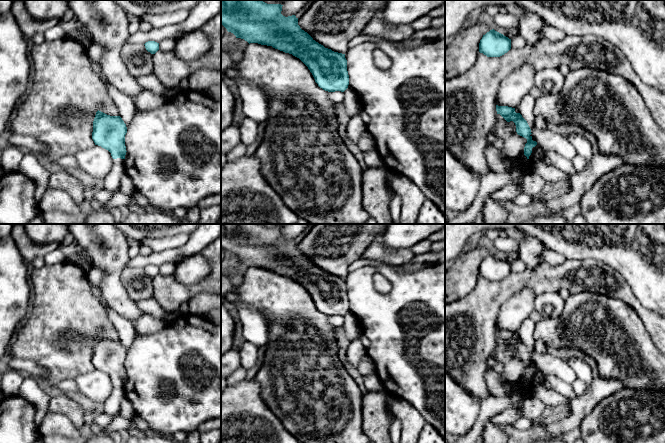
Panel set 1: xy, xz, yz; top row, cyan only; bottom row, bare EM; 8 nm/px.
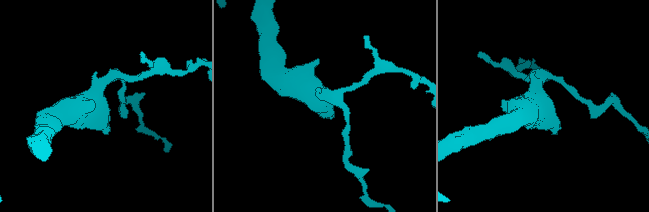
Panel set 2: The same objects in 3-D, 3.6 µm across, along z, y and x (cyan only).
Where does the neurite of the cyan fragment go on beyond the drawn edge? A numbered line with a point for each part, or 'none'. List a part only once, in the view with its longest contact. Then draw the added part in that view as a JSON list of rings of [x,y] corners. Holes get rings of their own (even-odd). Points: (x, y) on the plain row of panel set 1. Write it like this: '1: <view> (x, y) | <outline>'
none

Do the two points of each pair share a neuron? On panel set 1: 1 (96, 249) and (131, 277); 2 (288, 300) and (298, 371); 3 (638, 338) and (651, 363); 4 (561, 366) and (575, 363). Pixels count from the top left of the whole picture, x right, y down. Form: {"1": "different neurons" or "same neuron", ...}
{"1": "different neurons", "2": "same neuron", "3": "same neuron", "4": "different neurons"}

